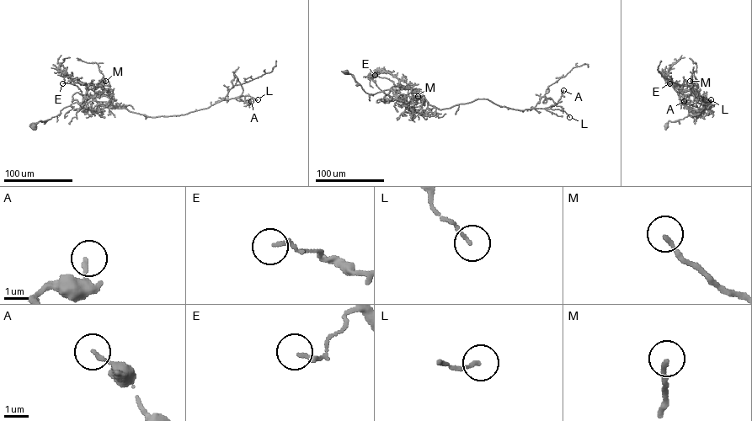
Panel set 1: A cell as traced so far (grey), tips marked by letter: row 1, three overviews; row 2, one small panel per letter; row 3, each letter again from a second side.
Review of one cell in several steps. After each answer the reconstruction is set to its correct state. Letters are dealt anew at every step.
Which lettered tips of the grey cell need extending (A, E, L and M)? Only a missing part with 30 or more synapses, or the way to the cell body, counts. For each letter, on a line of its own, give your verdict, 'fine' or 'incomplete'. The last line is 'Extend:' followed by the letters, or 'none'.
A: fine
E: fine
L: fine
M: fine
Extend: none

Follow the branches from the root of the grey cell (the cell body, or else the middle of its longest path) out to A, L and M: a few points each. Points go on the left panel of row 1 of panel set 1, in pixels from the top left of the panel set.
A: (33, 126), (75, 102), (90, 110), (119, 104), (157, 117), (184, 114), (232, 98), (249, 104), (251, 101)
L: (33, 126), (75, 102), (90, 110), (119, 104), (157, 117), (184, 114), (237, 97), (258, 99)
M: (33, 126), (75, 102), (83, 109), (89, 107), (96, 87), (103, 87), (105, 81)

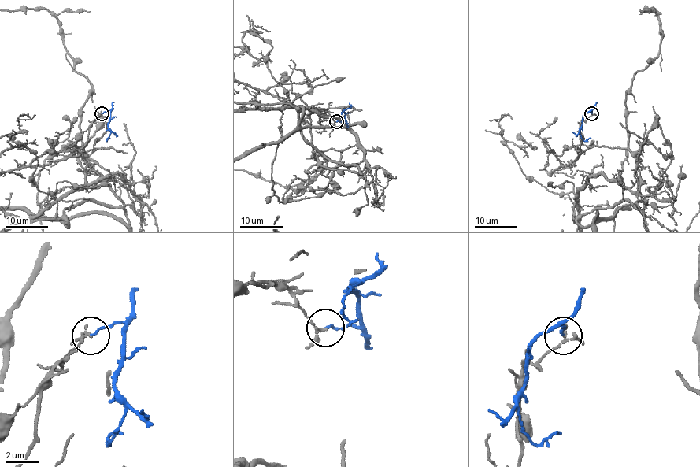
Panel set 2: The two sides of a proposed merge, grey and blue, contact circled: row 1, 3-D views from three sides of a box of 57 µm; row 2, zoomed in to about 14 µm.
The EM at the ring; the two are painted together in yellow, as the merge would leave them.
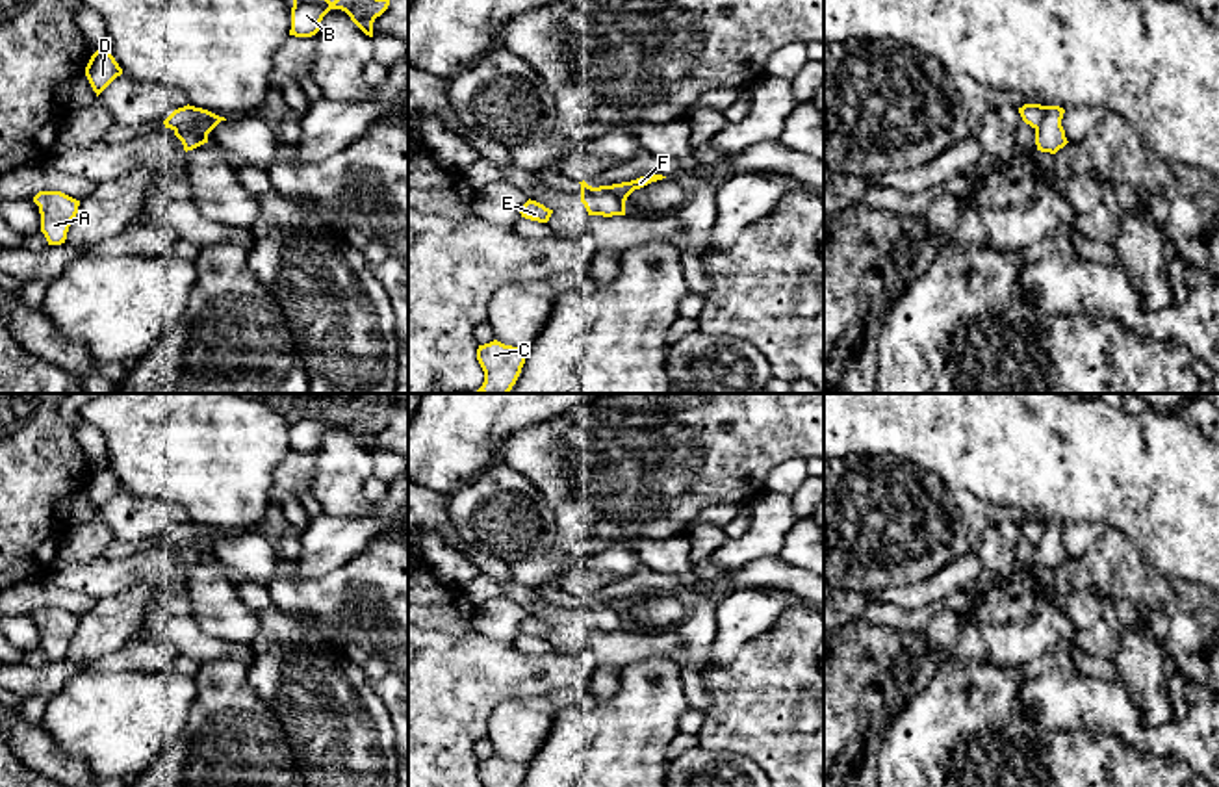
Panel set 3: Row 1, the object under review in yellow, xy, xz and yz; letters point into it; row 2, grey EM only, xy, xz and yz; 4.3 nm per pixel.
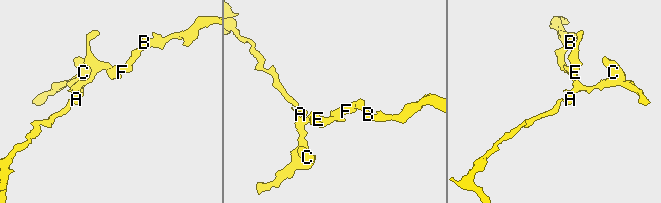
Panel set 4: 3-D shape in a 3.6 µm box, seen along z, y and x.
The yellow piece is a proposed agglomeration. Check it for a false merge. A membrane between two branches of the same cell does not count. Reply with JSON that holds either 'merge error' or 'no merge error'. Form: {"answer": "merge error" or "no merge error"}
{"answer": "merge error"}

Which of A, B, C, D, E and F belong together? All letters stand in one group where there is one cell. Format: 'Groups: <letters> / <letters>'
Groups: A C D E / B F

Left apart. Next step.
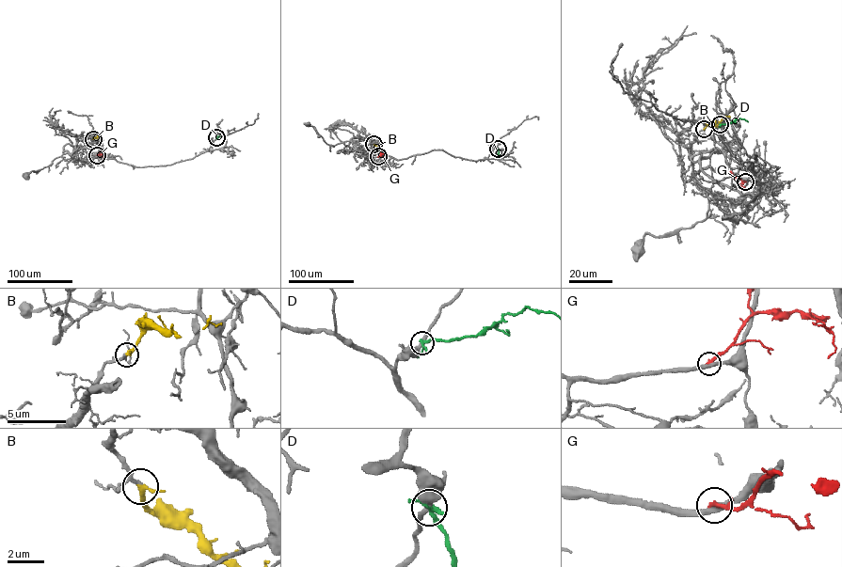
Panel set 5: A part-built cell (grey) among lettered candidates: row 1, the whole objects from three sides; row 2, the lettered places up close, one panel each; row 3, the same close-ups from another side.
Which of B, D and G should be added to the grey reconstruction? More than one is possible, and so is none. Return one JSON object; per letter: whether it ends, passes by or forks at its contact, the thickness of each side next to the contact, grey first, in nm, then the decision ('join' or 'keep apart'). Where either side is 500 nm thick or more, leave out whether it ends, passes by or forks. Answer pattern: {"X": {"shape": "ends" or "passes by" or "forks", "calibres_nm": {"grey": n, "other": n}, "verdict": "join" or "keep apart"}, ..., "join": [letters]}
{"B": {"shape": "passes by", "calibres_nm": {"grey": 170, "other": 240}, "verdict": "join"}, "D": {"shape": "passes by", "calibres_nm": {"grey": 320, "other": 240}, "verdict": "keep apart"}, "G": {"shape": "passes by", "calibres_nm": {"grey": 320, "other": 190}, "verdict": "keep apart"}, "join": ["B"]}

